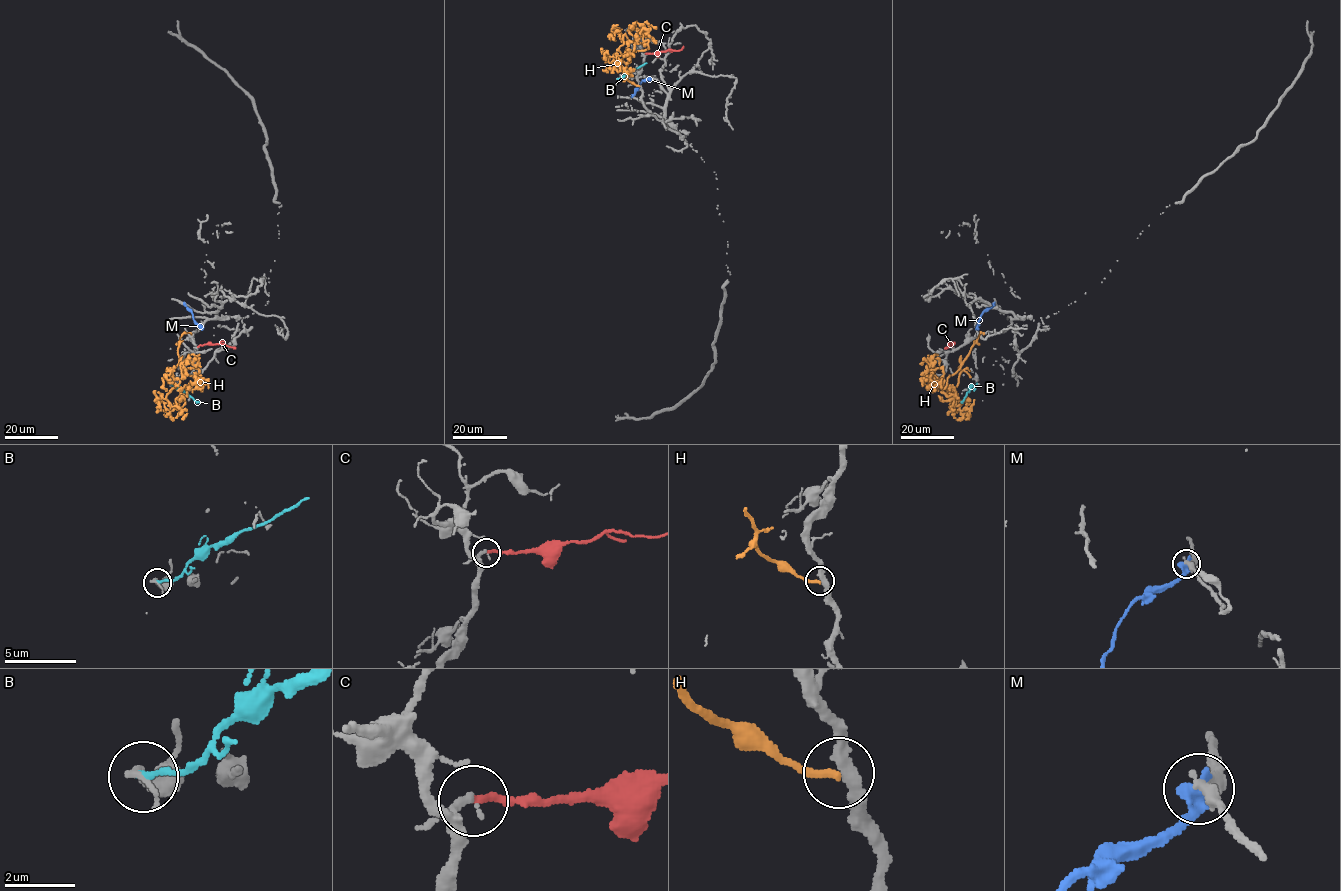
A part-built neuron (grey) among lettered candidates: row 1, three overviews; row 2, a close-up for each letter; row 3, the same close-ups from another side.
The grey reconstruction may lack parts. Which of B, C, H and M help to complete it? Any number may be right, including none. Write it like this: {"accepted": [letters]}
{"accepted": ["C"]}

